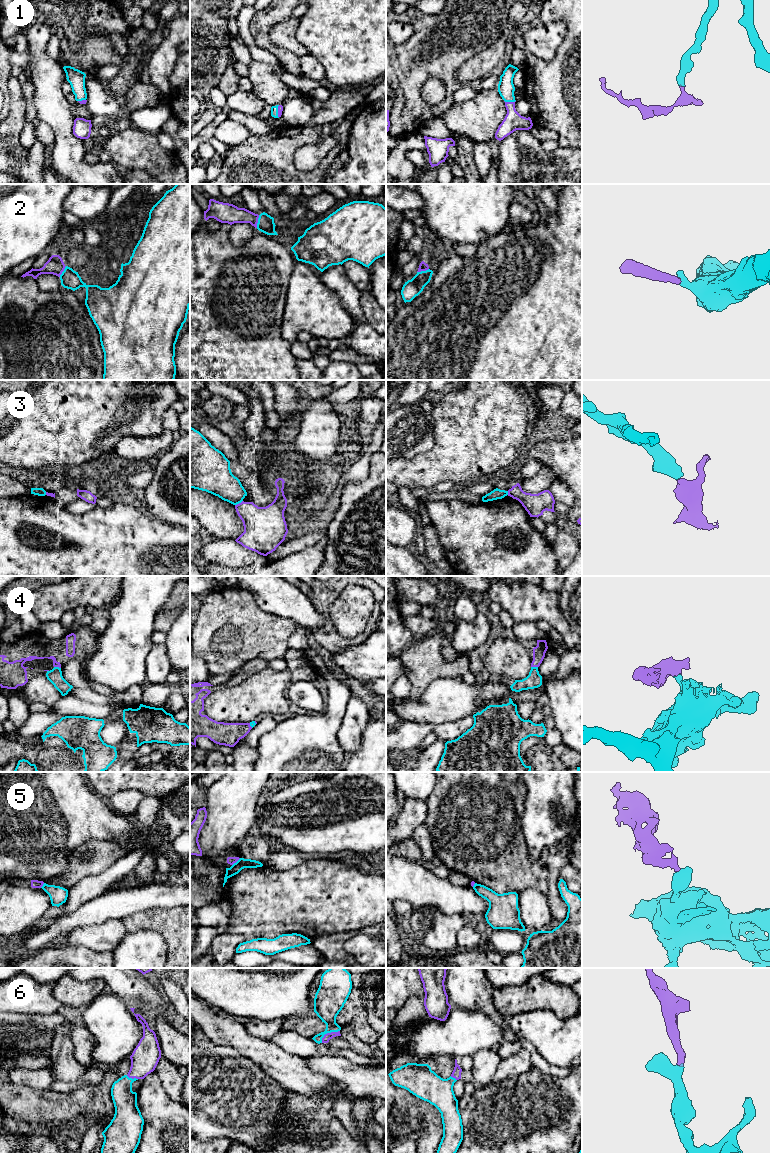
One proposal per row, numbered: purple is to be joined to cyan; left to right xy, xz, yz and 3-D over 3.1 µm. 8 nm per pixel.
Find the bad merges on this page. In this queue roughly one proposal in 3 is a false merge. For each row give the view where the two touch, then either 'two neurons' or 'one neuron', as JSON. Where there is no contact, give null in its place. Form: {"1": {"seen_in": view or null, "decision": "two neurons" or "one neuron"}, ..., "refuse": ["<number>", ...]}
{"1": {"seen_in": "yz", "decision": "one neuron"}, "2": {"seen_in": "xz", "decision": "one neuron"}, "3": {"seen_in": "xz", "decision": "two neurons"}, "4": {"seen_in": "xy", "decision": "one neuron"}, "5": {"seen_in": "xz", "decision": "two neurons"}, "6": {"seen_in": "xz", "decision": "one neuron"}, "refuse": ["3", "5"]}

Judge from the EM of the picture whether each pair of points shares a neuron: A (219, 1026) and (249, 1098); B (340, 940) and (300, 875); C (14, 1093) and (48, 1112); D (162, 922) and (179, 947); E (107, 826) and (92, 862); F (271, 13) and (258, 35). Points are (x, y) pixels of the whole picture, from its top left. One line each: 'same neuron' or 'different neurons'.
A: different neurons
B: different neurons
C: same neuron
D: same neuron
E: different neurons
F: same neuron

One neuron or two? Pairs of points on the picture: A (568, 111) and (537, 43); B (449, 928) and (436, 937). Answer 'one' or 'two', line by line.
A: two
B: one

